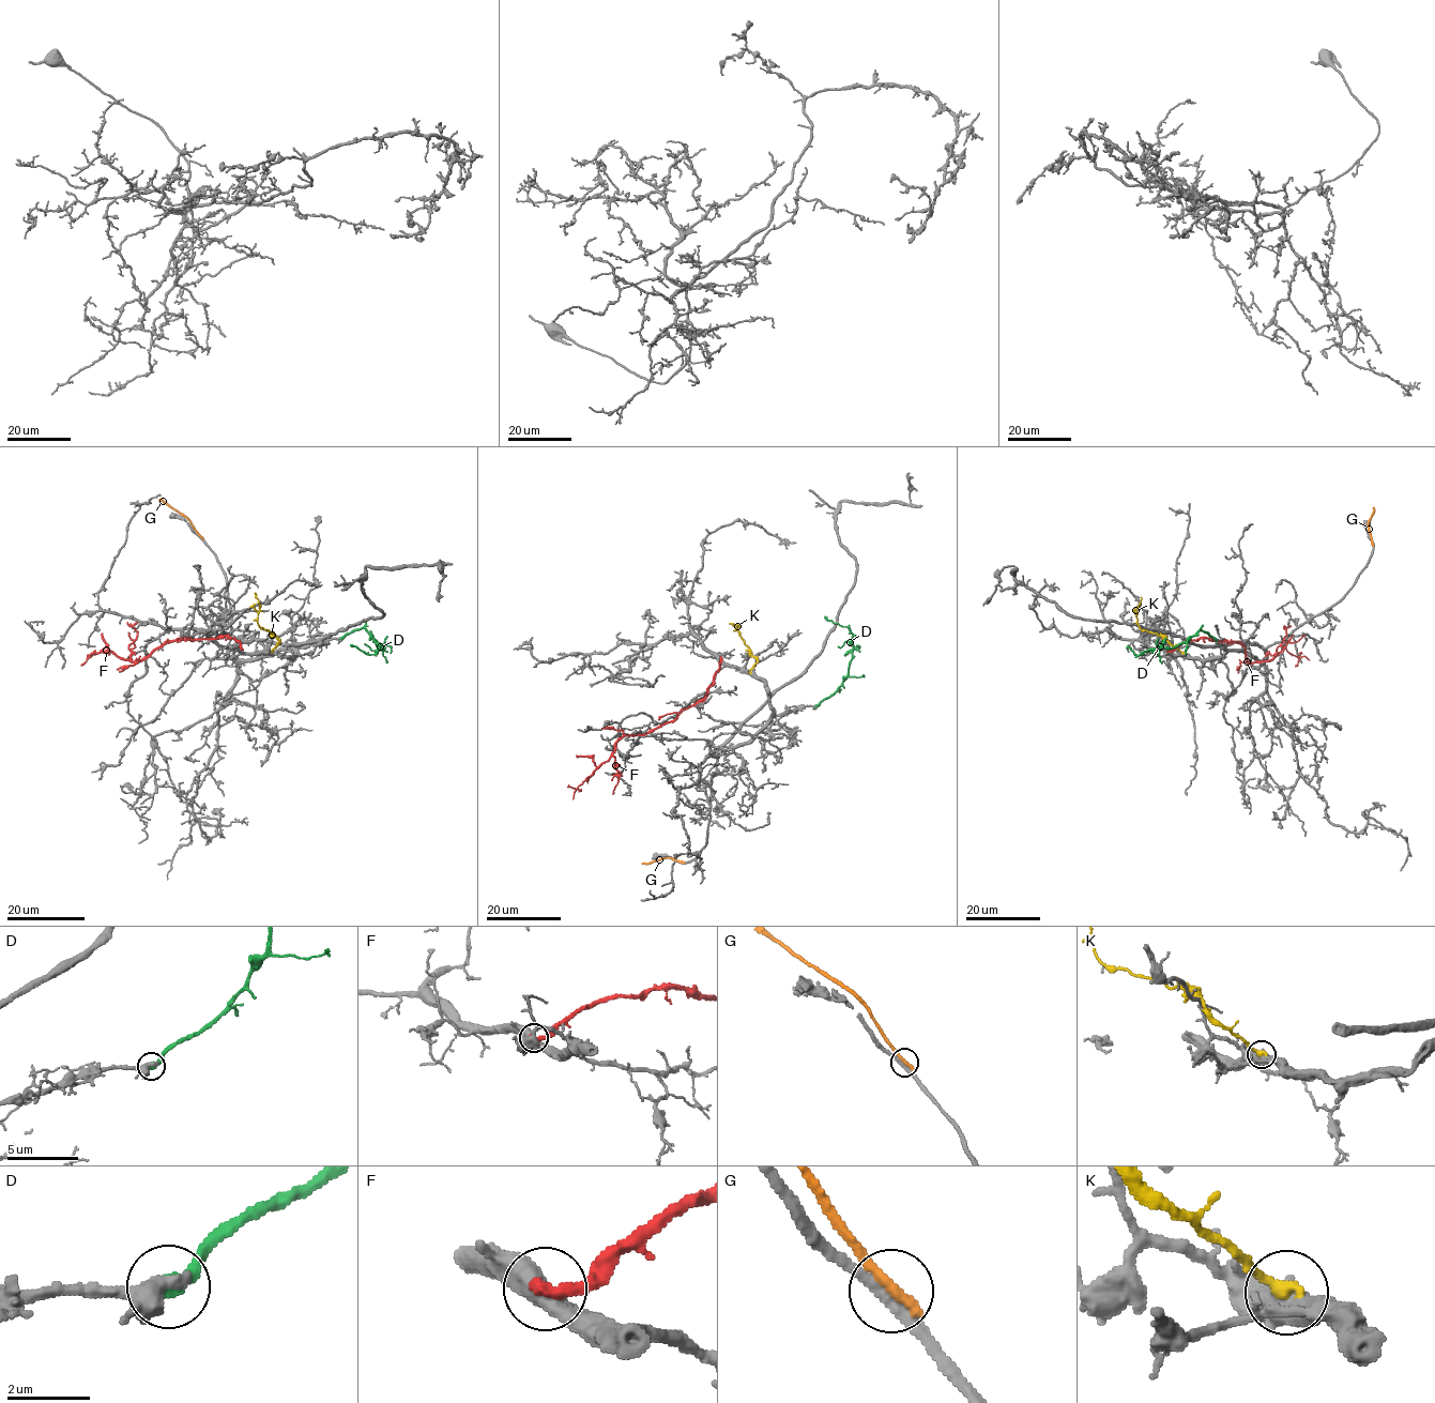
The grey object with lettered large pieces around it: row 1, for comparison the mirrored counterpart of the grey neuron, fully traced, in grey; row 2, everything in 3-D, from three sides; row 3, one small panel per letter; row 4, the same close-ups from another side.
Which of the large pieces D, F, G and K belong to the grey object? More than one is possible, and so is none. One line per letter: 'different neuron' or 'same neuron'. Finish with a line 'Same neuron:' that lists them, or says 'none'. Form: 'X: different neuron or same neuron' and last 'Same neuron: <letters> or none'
D: same neuron
F: different neuron
G: different neuron
K: different neuron
Same neuron: D

